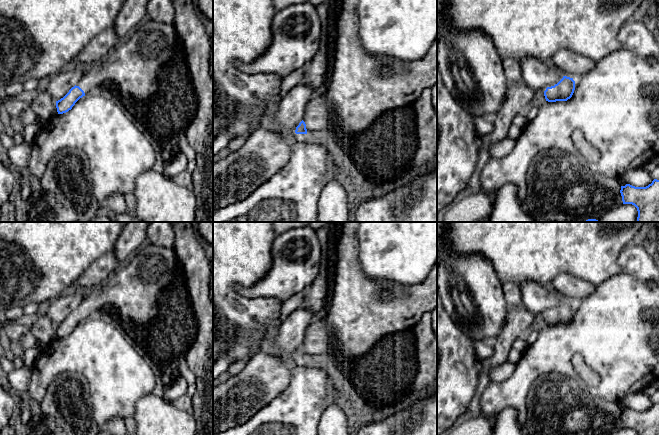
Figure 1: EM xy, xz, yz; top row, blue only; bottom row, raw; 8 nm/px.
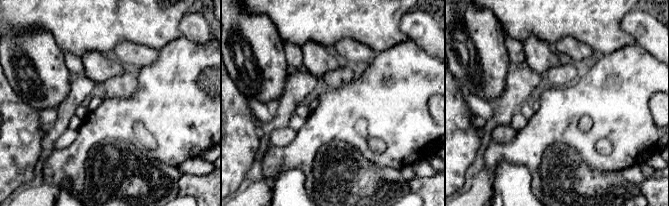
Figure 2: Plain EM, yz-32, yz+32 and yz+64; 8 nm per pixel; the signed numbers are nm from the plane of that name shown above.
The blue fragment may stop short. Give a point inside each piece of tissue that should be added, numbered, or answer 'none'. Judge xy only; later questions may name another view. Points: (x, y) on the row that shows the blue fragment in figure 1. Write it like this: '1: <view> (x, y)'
1: xy (134, 64)

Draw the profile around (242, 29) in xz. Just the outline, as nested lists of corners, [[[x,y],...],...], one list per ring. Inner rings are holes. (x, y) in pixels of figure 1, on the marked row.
[[[213,0],[213,140],[221,131],[227,129],[231,134],[231,140],[240,136],[250,136],[252,131],[249,125],[252,122],[253,109],[261,108],[263,117],[268,103],[274,99],[280,99],[283,78],[274,74],[248,74],[240,71],[234,63],[252,63],[272,43],[272,20],[277,10],[273,0]]]

